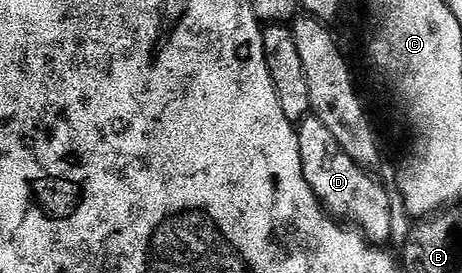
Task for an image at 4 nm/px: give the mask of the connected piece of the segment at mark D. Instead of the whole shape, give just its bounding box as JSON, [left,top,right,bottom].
[297,115,395,247]

